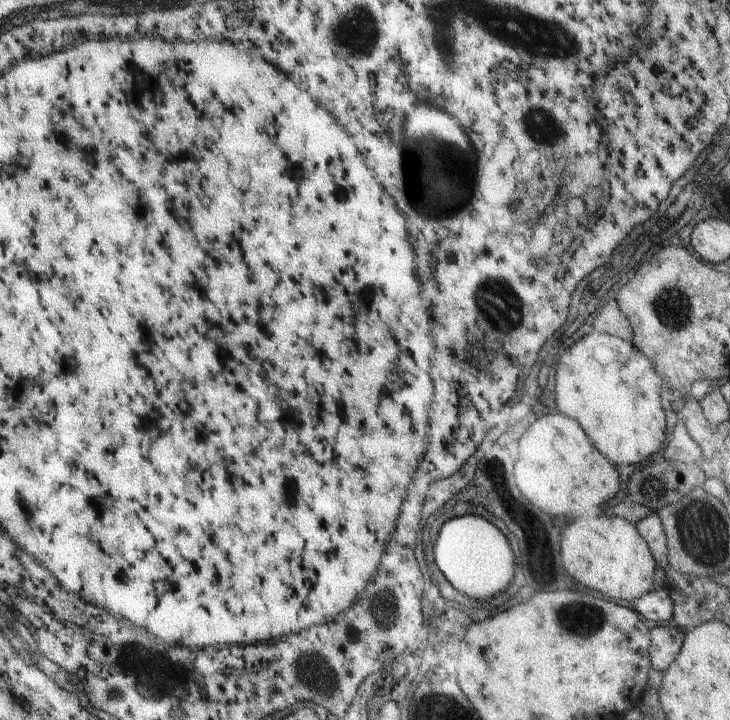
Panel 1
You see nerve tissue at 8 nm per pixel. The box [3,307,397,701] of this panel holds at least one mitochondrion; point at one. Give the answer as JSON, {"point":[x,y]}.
{"point":[323,681]}

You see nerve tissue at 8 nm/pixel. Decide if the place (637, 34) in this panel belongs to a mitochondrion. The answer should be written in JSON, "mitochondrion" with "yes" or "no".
{"mitochondrion":"no"}

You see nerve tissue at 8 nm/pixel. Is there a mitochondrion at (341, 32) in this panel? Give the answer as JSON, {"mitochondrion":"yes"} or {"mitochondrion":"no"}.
{"mitochondrion":"yes"}

